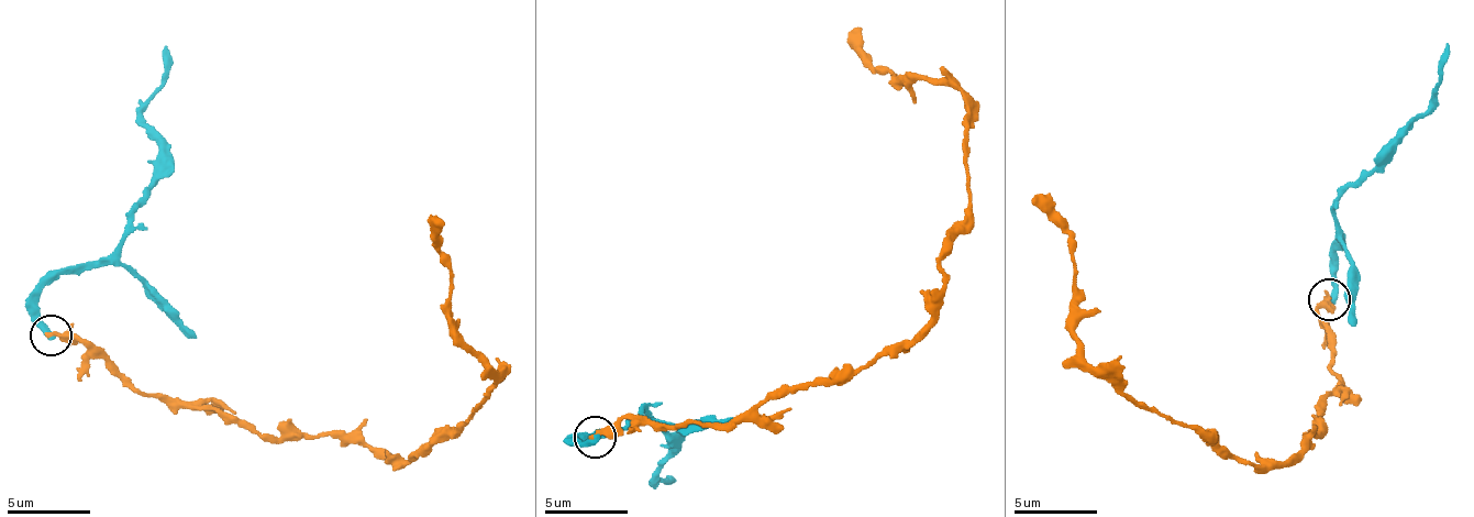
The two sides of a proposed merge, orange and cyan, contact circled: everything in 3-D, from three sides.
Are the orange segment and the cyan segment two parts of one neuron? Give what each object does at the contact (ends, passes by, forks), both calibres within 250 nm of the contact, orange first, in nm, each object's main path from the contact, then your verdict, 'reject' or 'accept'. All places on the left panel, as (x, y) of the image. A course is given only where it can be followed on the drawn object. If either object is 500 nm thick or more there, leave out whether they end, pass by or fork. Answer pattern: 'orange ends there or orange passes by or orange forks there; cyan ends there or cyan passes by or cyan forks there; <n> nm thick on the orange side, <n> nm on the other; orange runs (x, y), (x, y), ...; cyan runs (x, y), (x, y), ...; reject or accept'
orange ends there; cyan ends there; 360 nm thick on the orange side, 360 nm on the other; orange runs (52, 333), (259, 433), (419, 455), (497, 375), (451, 316), (433, 215); cyan runs (52, 333), (37, 292), (90, 271), (119, 243), (158, 152), (142, 114), (167, 46); reject

